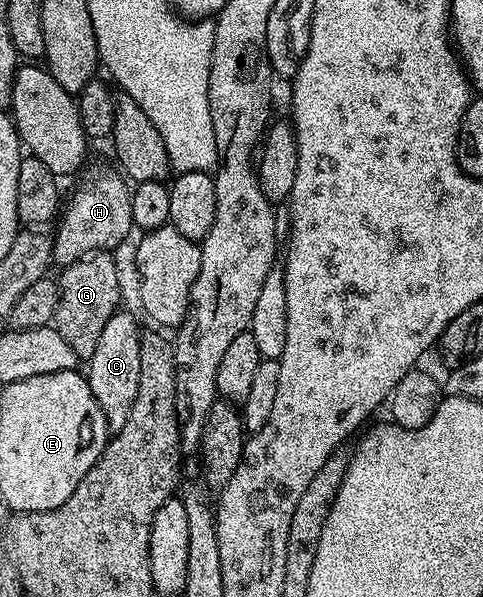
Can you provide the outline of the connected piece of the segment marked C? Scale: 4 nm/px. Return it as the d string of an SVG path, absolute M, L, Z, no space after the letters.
M119 311L112 315L112 319L108 319L108 323L104 323L104 331L100 331L100 343L96 343L96 351L92 351L92 355L88 358L90 370L85 370L84 376L86 382L92 387L92 395L96 395L96 403L100 403L100 411L104 411L104 419L108 423L111 434L117 435L124 427L124 423L128 423L128 415L132 411L132 403L136 403L136 391L140 387L140 347L142 346L143 326L138 326L138 321L130 313Z

